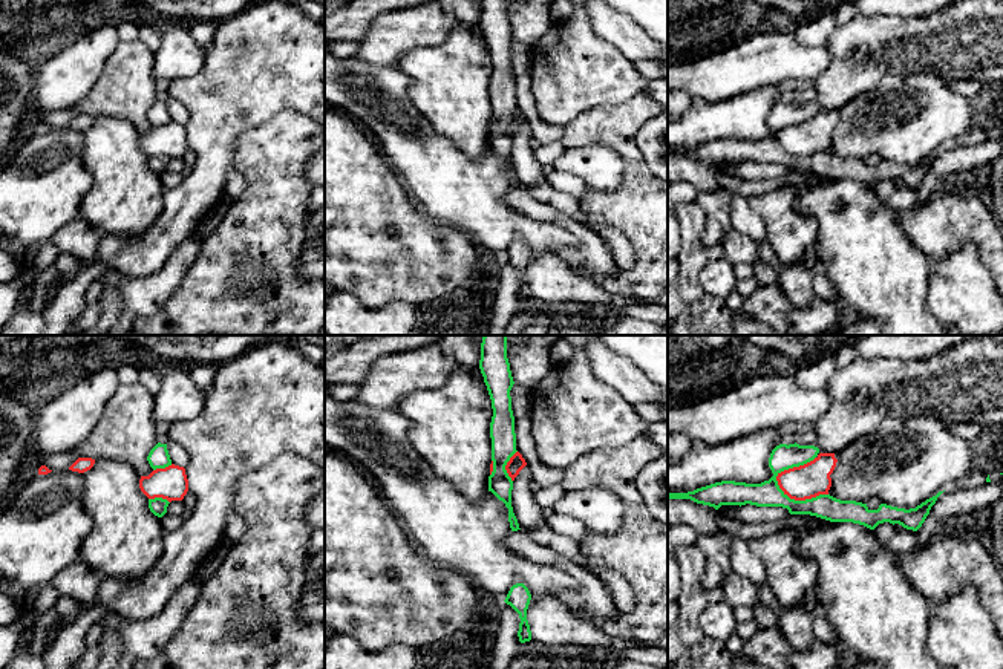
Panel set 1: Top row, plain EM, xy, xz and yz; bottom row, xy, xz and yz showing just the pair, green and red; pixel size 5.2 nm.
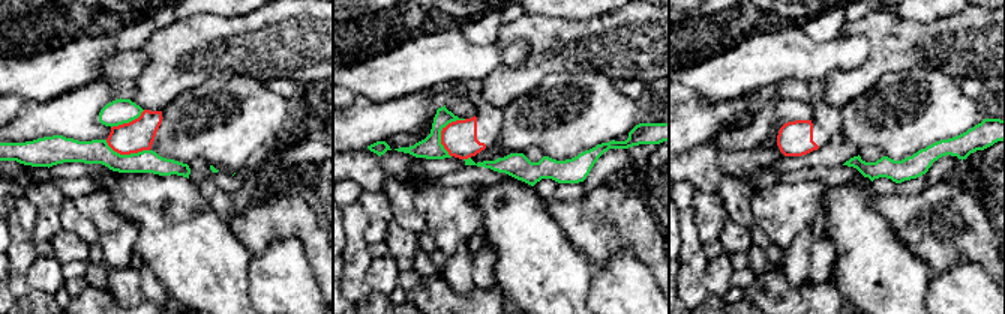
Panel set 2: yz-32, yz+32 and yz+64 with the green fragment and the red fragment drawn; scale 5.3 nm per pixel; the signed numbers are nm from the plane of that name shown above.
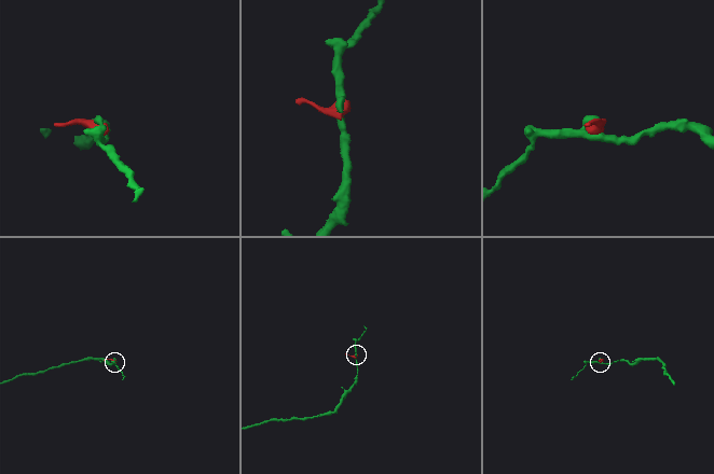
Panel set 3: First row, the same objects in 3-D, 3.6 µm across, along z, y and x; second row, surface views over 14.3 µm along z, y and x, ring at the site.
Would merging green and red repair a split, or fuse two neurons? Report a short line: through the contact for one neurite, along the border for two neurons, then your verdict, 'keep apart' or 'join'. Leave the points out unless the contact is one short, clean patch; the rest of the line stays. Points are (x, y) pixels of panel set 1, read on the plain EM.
line yz (818, 112), (784, 126), (777, 133), (778, 144), (790, 156); keep apart

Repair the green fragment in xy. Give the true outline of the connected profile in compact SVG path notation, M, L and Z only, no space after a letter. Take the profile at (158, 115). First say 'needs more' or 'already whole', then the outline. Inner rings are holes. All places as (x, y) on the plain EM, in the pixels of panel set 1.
already whole; M158 100L149 110L147 118L153 127L172 122L167 101Z

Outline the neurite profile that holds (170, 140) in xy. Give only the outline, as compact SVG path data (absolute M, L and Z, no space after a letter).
M175 121L156 126L149 133L141 133L139 145L149 156L182 158L188 148L185 126Z

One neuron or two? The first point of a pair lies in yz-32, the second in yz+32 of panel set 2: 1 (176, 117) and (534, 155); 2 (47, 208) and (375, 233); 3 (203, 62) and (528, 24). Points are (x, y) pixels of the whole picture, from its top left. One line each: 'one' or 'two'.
1: two
2: one
3: one

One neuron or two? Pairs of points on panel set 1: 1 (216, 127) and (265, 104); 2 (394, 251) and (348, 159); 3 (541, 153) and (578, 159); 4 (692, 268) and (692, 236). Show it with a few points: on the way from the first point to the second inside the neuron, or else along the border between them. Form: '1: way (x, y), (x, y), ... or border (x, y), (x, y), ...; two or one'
1: way (228, 115), (239, 104), (253, 104); one
2: way (371, 228), (348, 205), (348, 182); one
3: border (565, 149), (552, 164); two
4: way (692, 261), (692, 244); one

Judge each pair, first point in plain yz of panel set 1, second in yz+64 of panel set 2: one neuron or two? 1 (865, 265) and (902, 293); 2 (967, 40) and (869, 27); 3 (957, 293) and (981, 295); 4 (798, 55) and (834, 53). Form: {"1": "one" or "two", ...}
{"1": "one", "2": "one", "3": "one", "4": "one"}

